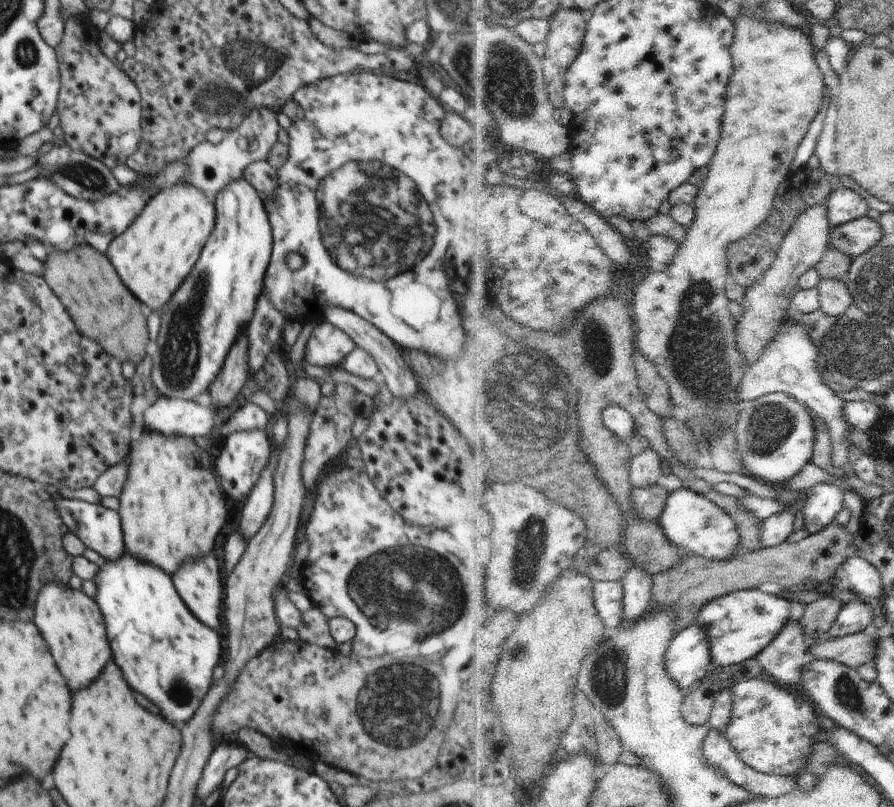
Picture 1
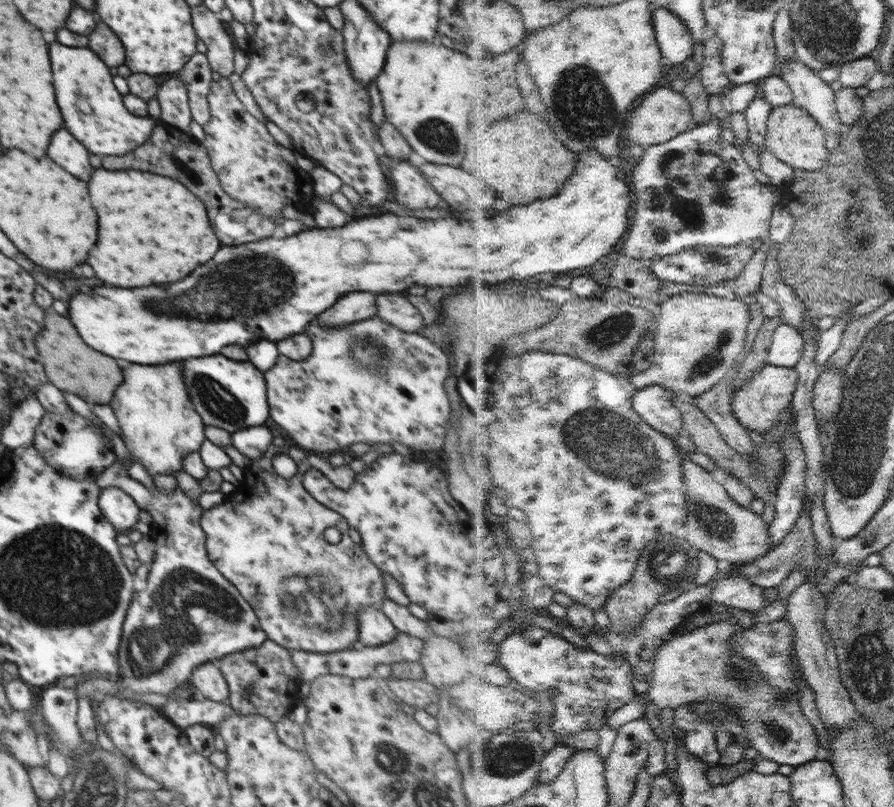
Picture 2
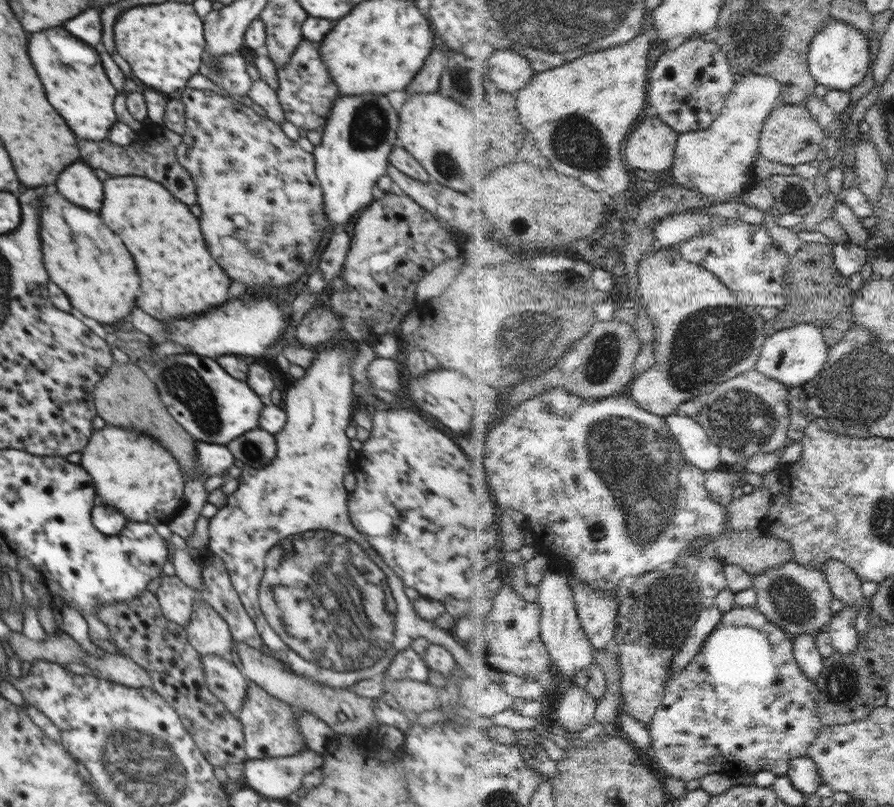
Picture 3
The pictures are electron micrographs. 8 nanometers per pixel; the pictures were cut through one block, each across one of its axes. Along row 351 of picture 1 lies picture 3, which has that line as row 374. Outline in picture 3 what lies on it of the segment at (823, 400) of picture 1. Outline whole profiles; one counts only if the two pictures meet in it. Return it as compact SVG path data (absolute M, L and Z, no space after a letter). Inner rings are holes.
M802 323L794 328L786 328L766 339L758 370L769 377L778 379L788 386L802 386L818 377L823 372L831 357L831 346L828 344L823 328L816 323Z

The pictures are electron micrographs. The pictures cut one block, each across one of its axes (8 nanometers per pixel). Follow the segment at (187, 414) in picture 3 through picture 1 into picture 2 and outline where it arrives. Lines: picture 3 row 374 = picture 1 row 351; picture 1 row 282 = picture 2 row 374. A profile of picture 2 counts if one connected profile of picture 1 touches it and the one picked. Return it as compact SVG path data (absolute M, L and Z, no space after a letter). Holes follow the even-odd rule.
M216 354L208 358L184 360L182 370L188 396L192 400L194 410L202 416L205 426L215 426L233 433L251 426L260 426L268 420L264 376L250 362L232 362L230 358ZM226 392L234 400L226 398Z

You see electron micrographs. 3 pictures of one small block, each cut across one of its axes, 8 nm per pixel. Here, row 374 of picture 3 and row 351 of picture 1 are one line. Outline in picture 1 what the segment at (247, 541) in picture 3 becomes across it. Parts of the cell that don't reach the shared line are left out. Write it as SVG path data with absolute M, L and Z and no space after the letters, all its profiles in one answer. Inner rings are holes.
M324 321L314 328L309 337L303 365L339 367L355 347L355 342L343 330Z

